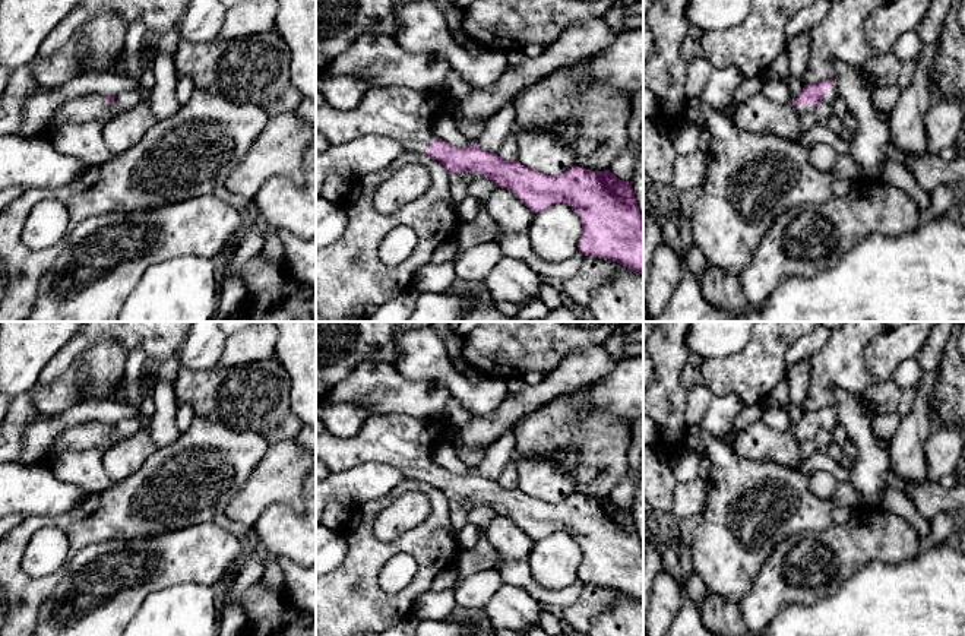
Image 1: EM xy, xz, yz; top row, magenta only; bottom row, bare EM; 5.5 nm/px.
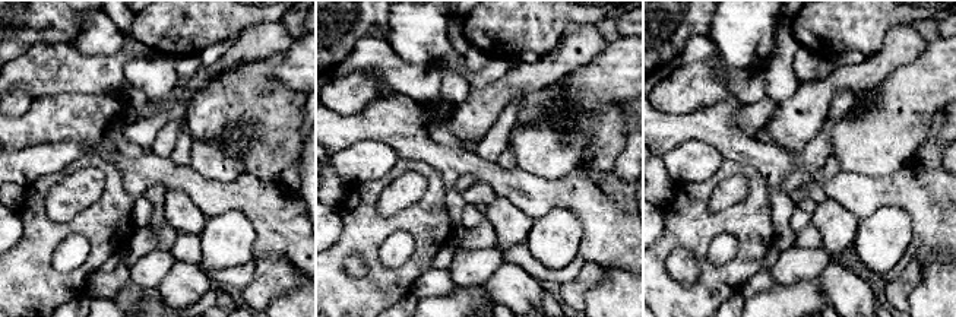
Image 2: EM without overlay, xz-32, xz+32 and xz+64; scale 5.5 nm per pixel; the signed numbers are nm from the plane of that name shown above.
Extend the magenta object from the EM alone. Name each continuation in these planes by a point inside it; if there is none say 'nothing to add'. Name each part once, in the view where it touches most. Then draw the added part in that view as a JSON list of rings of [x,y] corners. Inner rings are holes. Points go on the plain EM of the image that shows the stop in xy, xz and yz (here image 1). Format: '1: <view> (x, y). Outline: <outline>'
1: xz (459, 509). Outline: [[[450,500],[449,501],[449,509],[450,509],[450,520],[452,520],[452,528],[453,528],[453,535],[458,540],[461,529],[466,523],[466,516],[468,513],[475,507],[481,506],[484,501],[480,500]]]

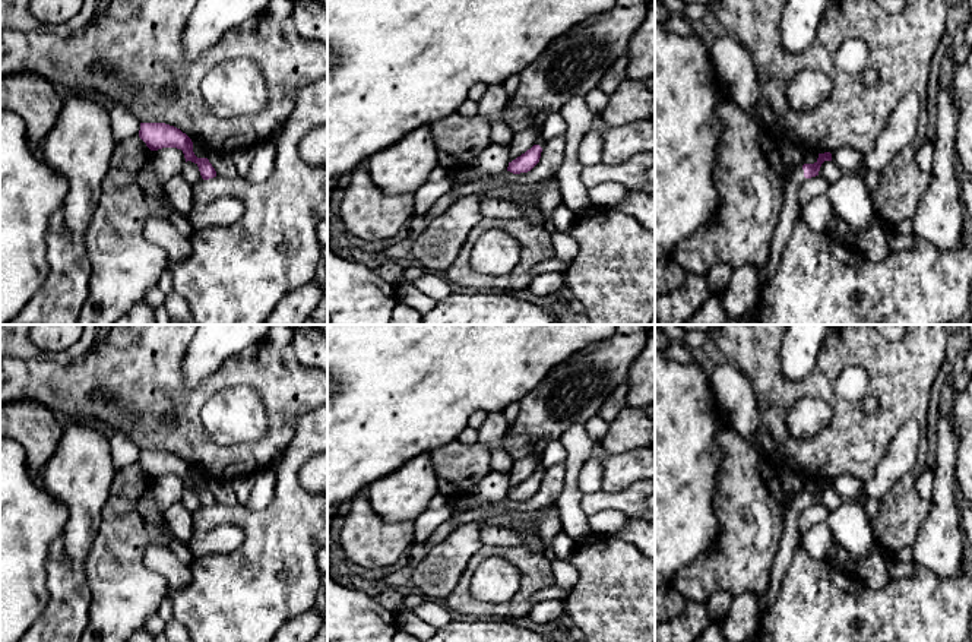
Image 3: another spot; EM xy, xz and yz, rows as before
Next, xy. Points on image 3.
nothing to add

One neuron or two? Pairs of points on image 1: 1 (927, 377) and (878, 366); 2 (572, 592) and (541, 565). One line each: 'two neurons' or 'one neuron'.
1: two neurons
2: two neurons

